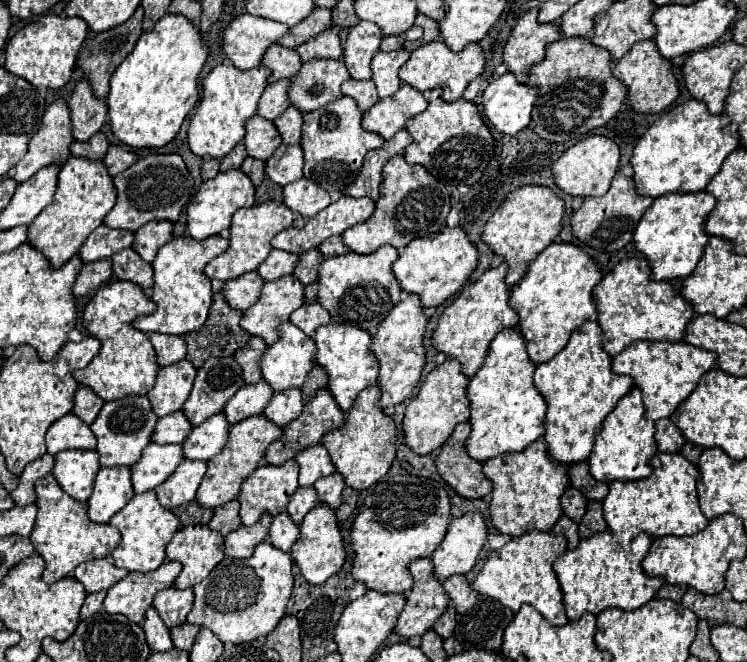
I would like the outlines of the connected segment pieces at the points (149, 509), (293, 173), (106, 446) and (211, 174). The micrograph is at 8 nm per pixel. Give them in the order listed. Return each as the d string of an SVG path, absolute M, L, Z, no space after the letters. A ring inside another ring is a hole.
M146 491L134 495L130 503L110 519L110 525L120 529L122 533L122 541L112 553L114 565L124 567L128 571L152 571L164 563L166 545L178 531L180 521L170 509L160 505L160 501L156 499L156 491Z
M280 145L276 153L266 161L266 175L274 183L284 187L304 177L302 163L304 163L304 151L300 151L300 145Z
M146 395L136 397L122 397L116 401L104 403L102 411L98 413L96 421L90 425L92 433L98 439L98 455L102 467L114 467L114 465L130 465L140 459L144 447L152 443L152 431L156 429L156 413L152 411L152 405L148 403Z
M206 157L202 163L202 179L214 179L220 173L220 161Z

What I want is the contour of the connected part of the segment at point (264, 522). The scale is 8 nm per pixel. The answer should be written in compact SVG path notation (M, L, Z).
M262 515L262 519L256 525L252 525L252 527L242 525L238 531L232 531L224 539L224 553L228 557L236 557L236 559L252 557L254 547L268 539L270 523L272 523L272 515Z

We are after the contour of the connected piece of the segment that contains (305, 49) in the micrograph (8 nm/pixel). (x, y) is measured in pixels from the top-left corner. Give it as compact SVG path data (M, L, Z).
M324 31L318 37L310 39L308 43L302 43L296 47L300 53L302 61L312 61L312 59L342 59L344 47L340 37L334 31Z

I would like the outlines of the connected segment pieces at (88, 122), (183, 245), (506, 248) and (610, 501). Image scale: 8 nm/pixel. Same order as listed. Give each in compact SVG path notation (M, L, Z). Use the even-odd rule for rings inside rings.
M88 79L76 83L68 105L72 113L72 135L76 141L88 141L106 123L106 99L96 99L96 95L92 95Z
M212 235L208 239L196 241L192 237L174 237L170 243L160 247L152 267L154 267L154 293L152 299L158 309L152 315L138 317L132 325L144 333L166 333L166 335L186 335L188 331L200 329L212 305L212 281L204 275L204 267L228 249L228 239Z
M524 185L512 191L506 201L498 207L498 211L488 219L482 241L490 245L490 249L498 255L502 255L510 267L506 275L506 283L512 287L522 279L524 271L528 269L528 263L536 259L536 255L548 247L558 233L562 231L562 219L566 213L566 203L560 199L550 187L536 187L536 185Z
M656 453L650 461L652 475L640 481L612 481L610 493L602 501L604 519L620 543L634 541L641 531L652 537L664 535L694 535L706 529L708 519L698 503L698 477L700 471L680 453Z

